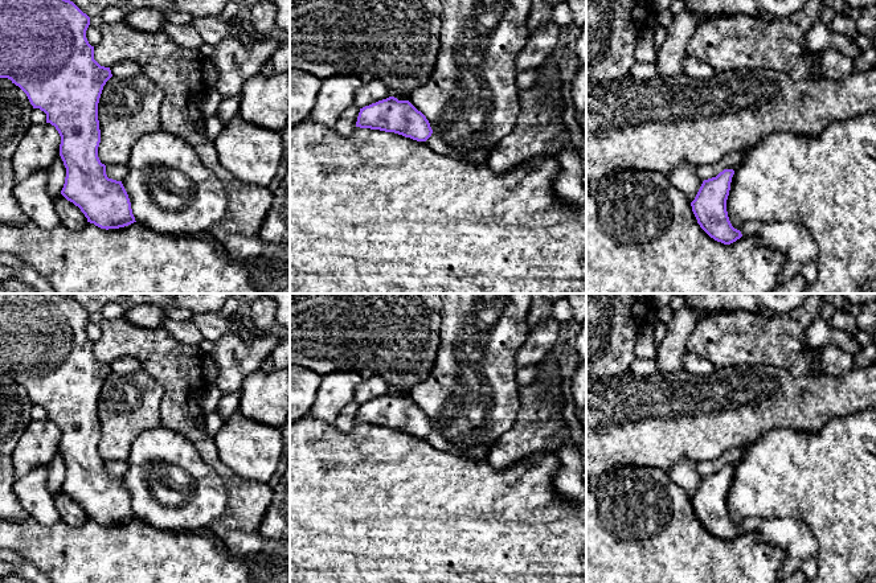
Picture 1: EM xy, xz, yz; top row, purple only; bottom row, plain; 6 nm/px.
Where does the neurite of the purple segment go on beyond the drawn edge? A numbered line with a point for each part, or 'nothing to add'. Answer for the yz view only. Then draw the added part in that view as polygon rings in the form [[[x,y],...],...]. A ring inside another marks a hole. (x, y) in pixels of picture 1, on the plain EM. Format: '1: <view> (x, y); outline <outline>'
1: yz (793, 536); outline [[[791,517],[749,518],[740,527],[742,533],[756,533],[761,541],[785,550],[785,558],[778,571],[779,579],[801,570],[802,563],[815,558],[819,551],[818,541],[802,520]]]

